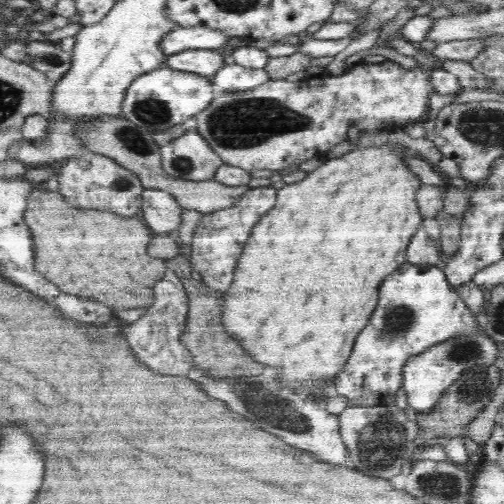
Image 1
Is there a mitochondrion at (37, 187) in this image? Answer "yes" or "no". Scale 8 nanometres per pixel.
no

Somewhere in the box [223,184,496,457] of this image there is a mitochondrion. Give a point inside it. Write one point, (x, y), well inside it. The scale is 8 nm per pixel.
(467, 352)

